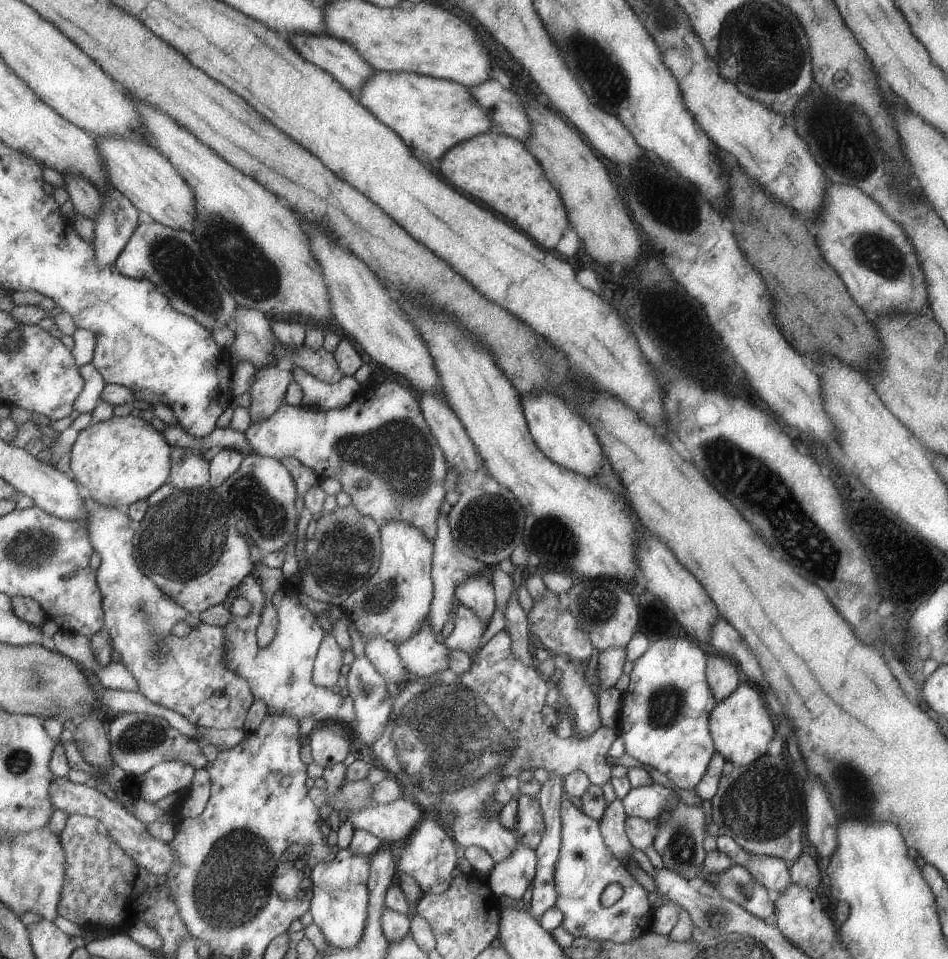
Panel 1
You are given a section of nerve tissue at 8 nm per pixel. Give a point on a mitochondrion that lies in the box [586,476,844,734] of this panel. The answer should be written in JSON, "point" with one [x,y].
{"point":[665,707]}

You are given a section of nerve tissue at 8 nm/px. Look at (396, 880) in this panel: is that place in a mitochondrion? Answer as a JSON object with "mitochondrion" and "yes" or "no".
{"mitochondrion":"no"}

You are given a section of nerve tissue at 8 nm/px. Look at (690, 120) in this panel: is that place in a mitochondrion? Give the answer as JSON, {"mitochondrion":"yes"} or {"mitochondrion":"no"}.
{"mitochondrion":"no"}

